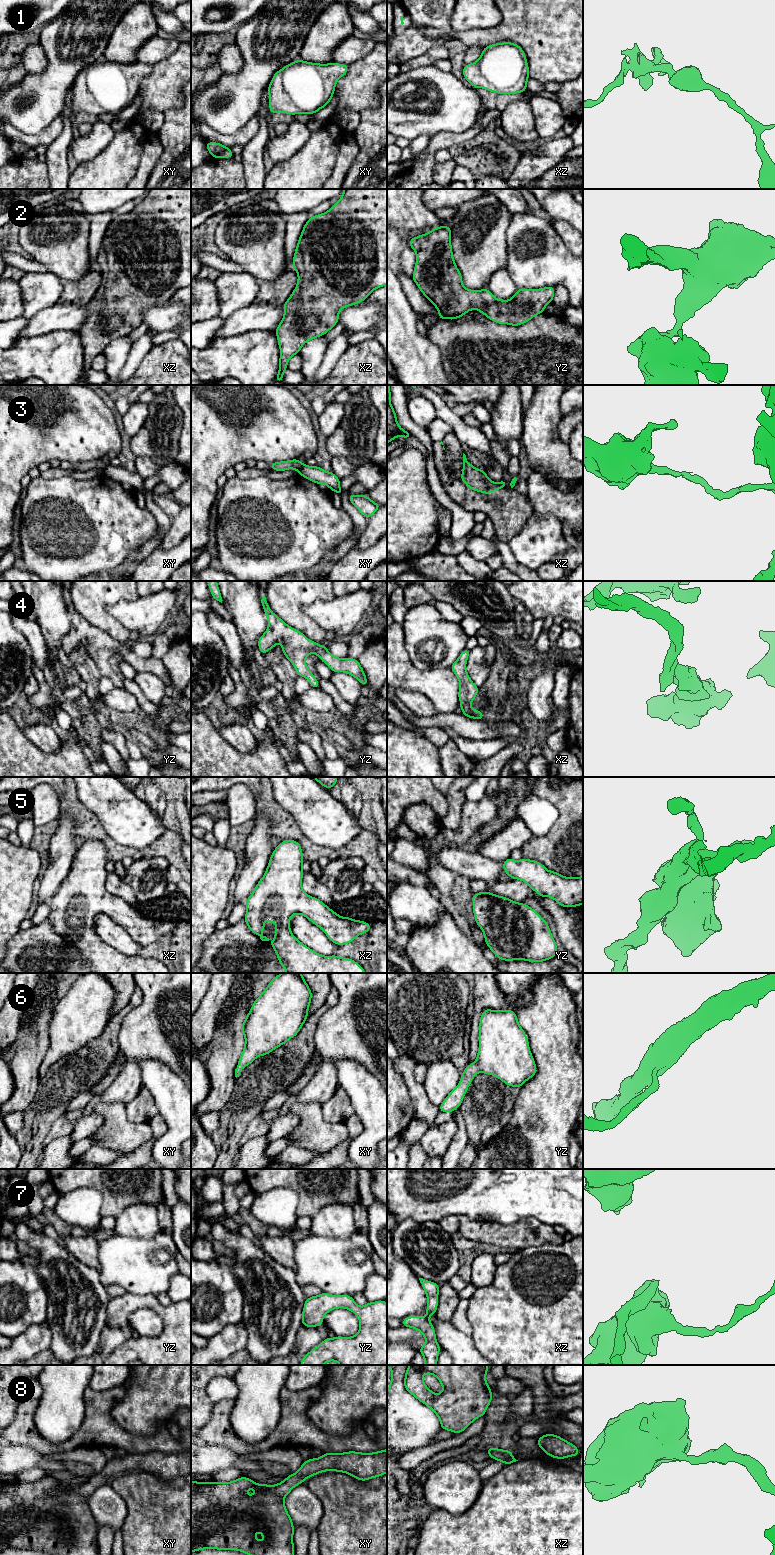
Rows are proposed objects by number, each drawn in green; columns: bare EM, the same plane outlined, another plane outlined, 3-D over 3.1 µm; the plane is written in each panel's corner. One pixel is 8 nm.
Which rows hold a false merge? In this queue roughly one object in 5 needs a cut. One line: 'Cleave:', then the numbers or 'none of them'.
Cleave: 3

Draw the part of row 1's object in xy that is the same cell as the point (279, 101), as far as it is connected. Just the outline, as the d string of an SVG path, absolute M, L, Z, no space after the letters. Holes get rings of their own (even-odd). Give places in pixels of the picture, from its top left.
M301 59L284 66L273 75L267 90L271 115L276 112L315 114L329 104L337 81L347 73L348 67Z

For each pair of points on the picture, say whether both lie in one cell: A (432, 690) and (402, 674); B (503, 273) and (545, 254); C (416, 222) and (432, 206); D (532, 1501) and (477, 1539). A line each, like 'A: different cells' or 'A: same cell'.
A: same cell
B: different cells
C: different cells
D: same cell

